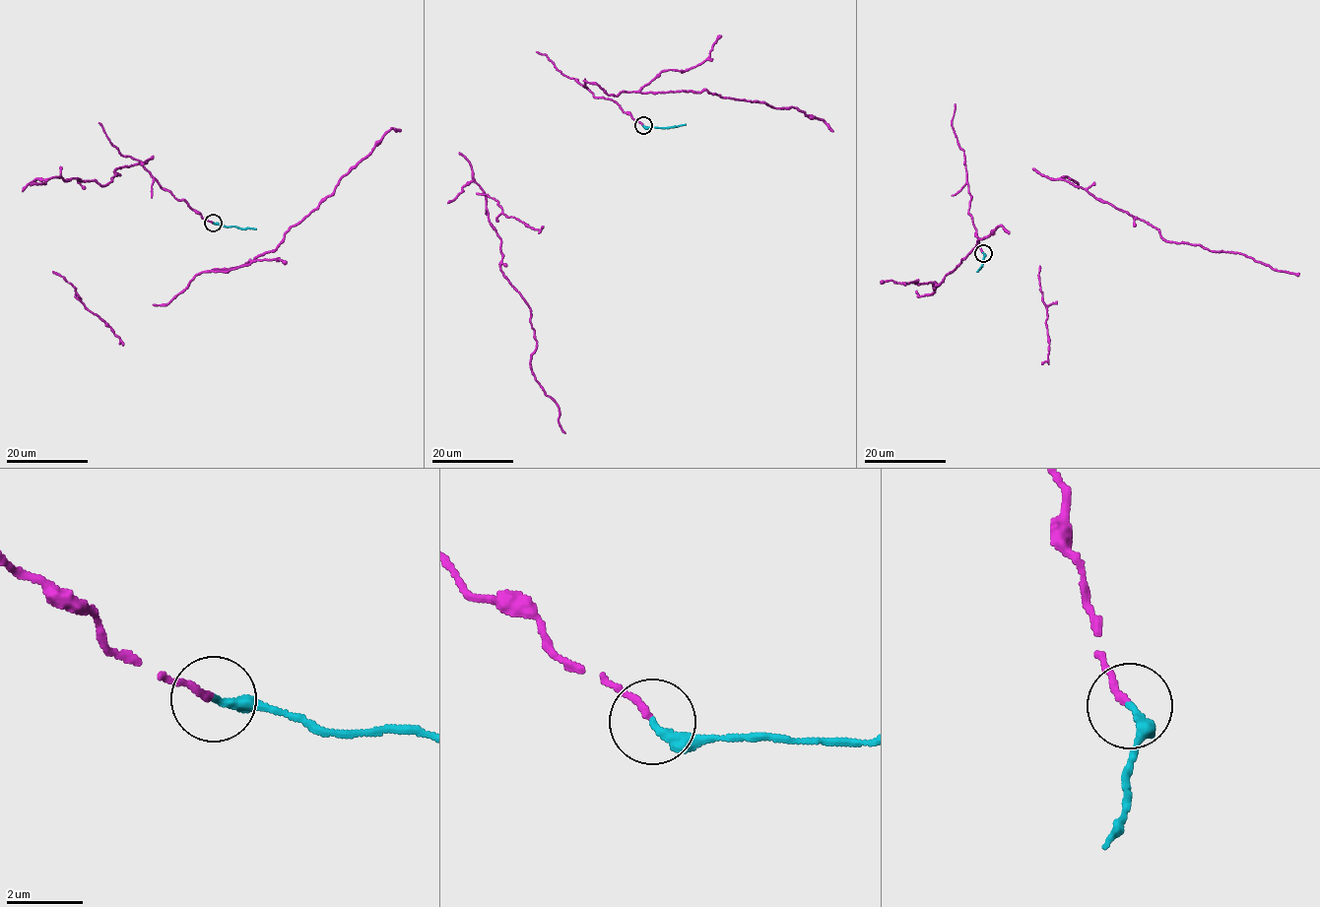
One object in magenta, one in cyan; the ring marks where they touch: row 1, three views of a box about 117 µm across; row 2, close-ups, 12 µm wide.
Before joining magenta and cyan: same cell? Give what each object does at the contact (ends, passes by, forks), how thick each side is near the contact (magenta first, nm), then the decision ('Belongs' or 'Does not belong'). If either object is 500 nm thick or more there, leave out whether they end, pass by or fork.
At the ring magenta ends. At the ring cyan ends. Thickness 180 nm (magenta) against 260 nm. Belongs

